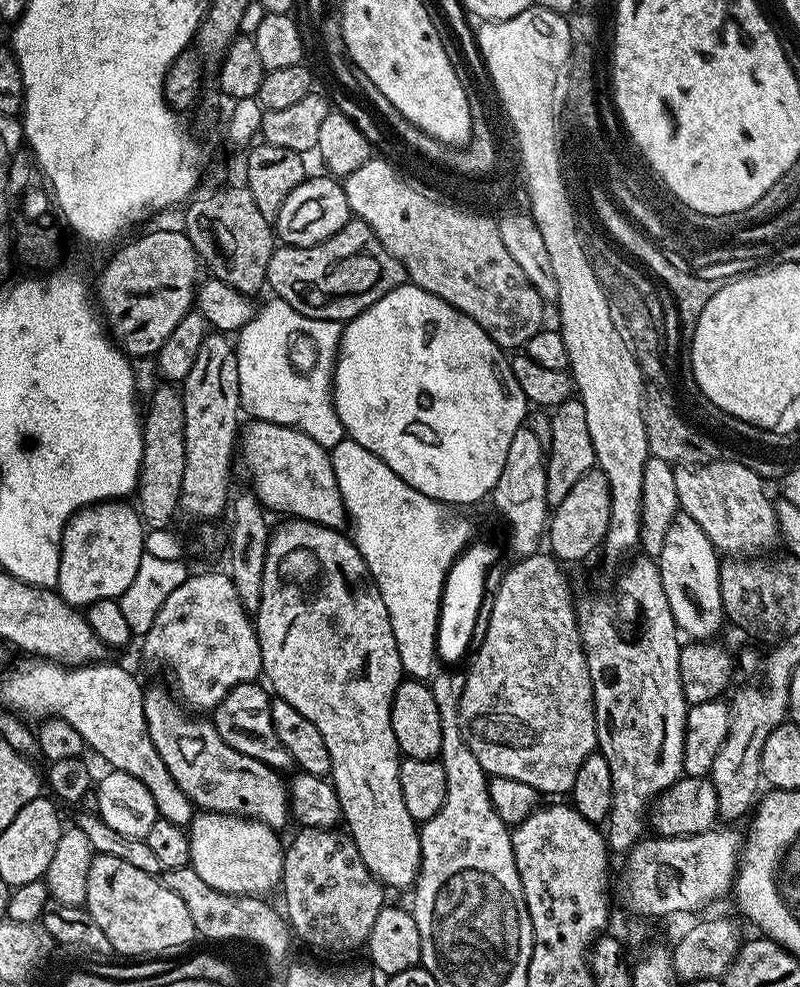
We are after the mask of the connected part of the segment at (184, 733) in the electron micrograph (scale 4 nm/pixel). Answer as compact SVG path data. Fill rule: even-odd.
M149 687L145 691L148 737L150 742L154 742L154 750L158 750L158 758L166 762L170 778L178 782L193 805L206 812L255 818L277 830L283 830L290 824L288 792L285 783L280 782L281 773L260 760L238 754L234 746L226 746L211 719L187 716L180 709L181 701L173 696L164 688Z

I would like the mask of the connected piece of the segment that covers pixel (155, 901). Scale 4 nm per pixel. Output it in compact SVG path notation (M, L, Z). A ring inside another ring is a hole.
M93 855L90 874L86 874L83 907L87 908L90 918L102 926L116 954L156 956L159 952L172 952L198 936L186 902L182 902L174 890L166 890L166 886L146 874L146 870L138 870L130 866L130 862L122 862L122 858Z

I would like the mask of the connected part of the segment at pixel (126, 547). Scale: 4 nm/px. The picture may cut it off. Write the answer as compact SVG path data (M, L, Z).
M106 500L103 504L90 504L68 519L60 539L55 591L73 608L84 610L99 600L119 598L138 573L139 562L146 553L146 525L139 511L129 504Z

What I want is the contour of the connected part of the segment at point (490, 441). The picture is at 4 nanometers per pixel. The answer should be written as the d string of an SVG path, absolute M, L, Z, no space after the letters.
M411 282L402 283L390 290L390 294L378 298L374 306L362 310L362 314L344 324L344 333L340 336L340 353L336 355L336 373L332 376L332 401L347 439L358 442L358 446L366 446L366 450L382 458L382 462L386 462L386 466L390 466L390 470L394 470L394 474L402 478L402 482L414 486L414 490L426 494L432 500L439 500L445 506L476 504L483 496L485 498L492 492L502 474L506 450L513 441L514 432L525 423L530 411L528 400L514 378L505 349L498 347L490 334L486 334L486 330L482 330L482 326L474 322L474 318L450 306L450 302L438 298L438 294L430 294Z

